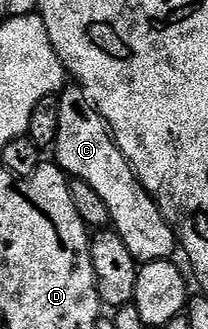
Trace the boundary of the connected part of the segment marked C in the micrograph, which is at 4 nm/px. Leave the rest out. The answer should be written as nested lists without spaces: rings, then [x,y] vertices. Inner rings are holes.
[[[78,85],[65,86],[59,92],[58,137],[54,148],[54,162],[65,175],[81,179],[106,201],[110,209],[112,227],[126,241],[126,249],[143,265],[172,259],[178,251],[176,232],[164,220],[164,214],[150,197],[150,193],[132,172],[128,159],[120,152],[120,147],[108,129],[108,122],[96,111],[96,106],[88,100],[87,93]]]

